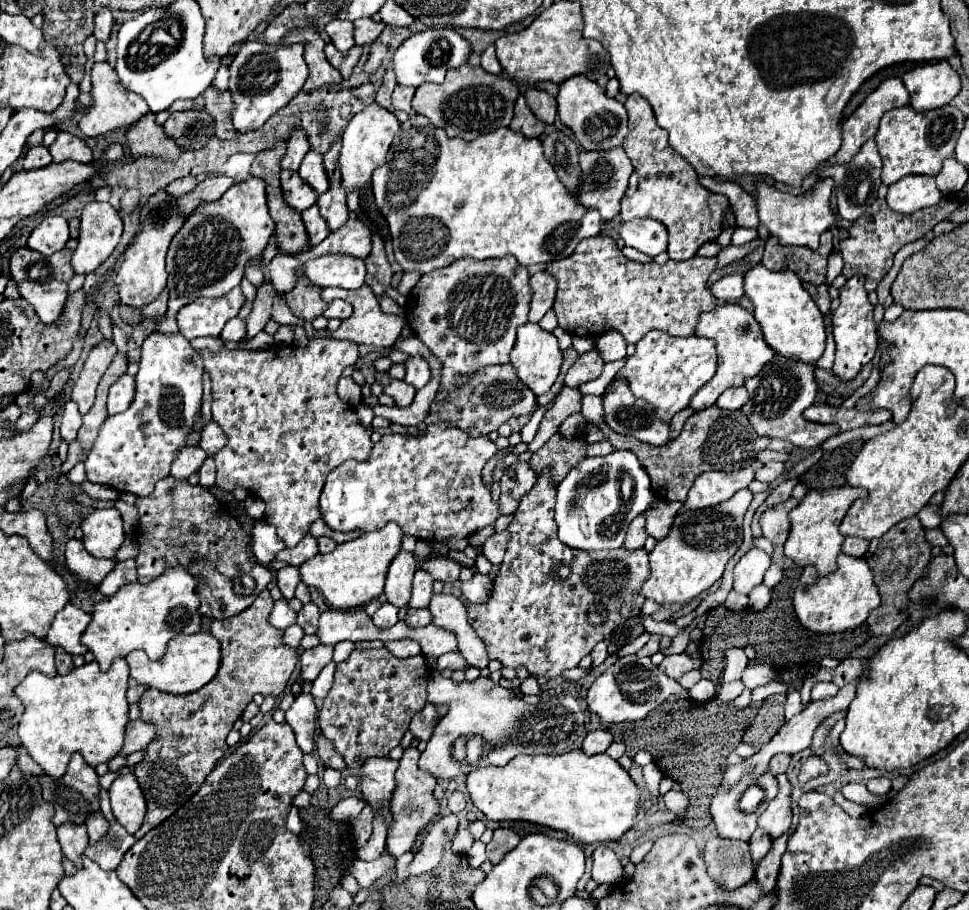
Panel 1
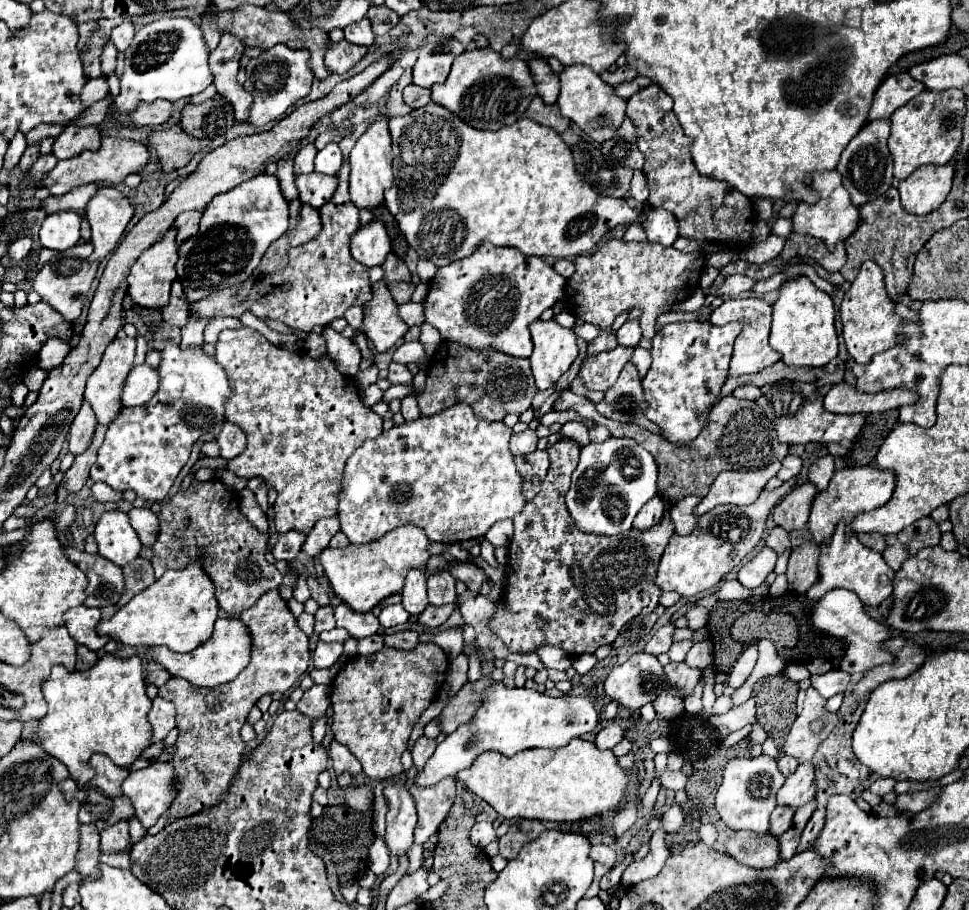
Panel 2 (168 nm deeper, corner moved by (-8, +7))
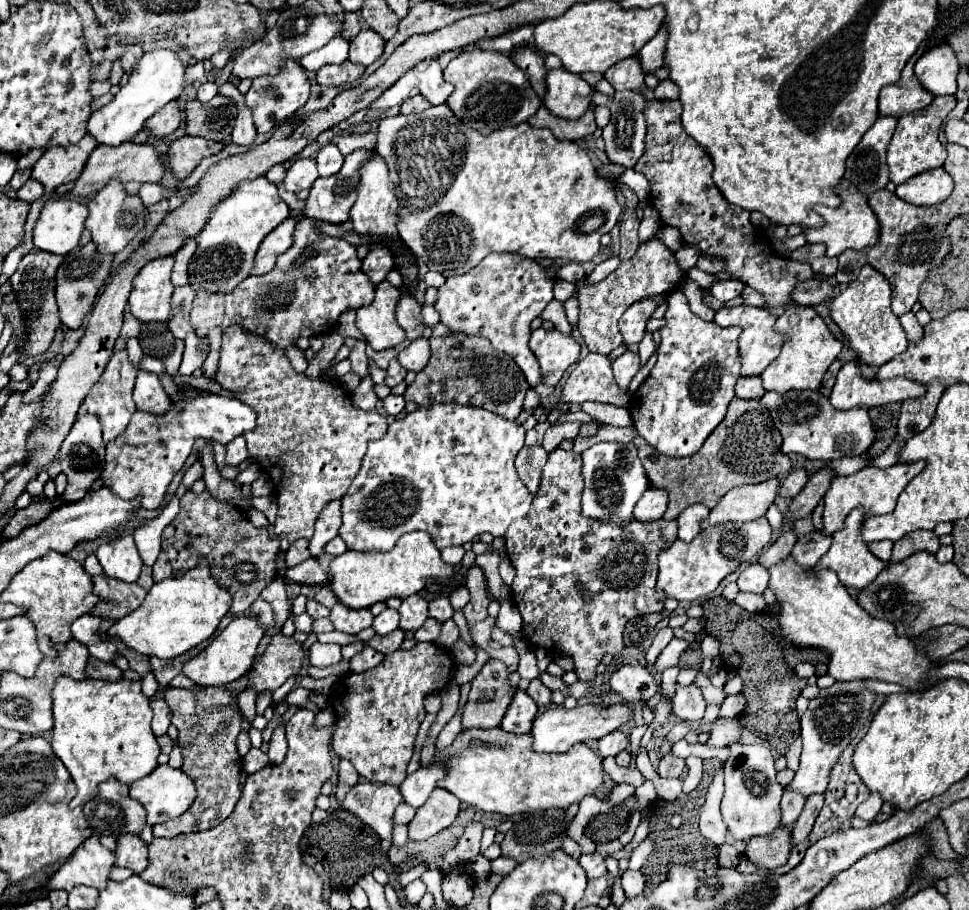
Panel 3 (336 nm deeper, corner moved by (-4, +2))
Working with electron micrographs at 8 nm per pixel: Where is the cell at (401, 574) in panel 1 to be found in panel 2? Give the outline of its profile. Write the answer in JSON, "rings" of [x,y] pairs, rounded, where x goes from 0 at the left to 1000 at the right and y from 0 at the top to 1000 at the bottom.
{"rings":[[[423,625],[415,647],[415,665],[423,676],[431,676],[442,665],[440,658],[440,632],[433,625]]]}

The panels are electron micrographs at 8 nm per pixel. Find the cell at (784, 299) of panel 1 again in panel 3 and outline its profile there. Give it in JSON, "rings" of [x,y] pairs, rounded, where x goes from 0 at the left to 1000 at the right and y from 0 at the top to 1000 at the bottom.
{"rings":[[[836,336],[811,338],[811,343],[803,349],[799,360],[811,365],[813,376],[809,376],[803,393],[799,398],[795,398],[793,404],[784,411],[786,418],[788,418],[788,426],[801,429],[805,433],[815,431],[815,429],[830,429],[830,426],[844,429],[848,424],[848,415],[850,415],[854,402],[867,389],[869,376],[854,363],[850,352]]]}

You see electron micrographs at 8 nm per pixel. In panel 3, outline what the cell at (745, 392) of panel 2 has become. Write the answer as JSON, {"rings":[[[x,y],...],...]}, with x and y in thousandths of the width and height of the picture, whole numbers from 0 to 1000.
{"rings":[[[764,413],[760,420],[762,437],[786,437],[791,433],[784,413]]]}

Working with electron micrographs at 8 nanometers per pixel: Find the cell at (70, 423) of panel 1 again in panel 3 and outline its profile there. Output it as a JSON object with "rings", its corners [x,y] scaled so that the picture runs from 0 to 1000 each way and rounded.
{"rings":[[[83,455],[68,479],[68,484],[62,490],[62,497],[58,503],[64,508],[64,519],[70,523],[70,534],[66,538],[66,552],[80,552],[89,545],[97,527],[103,525],[103,516],[107,516],[107,499],[109,499],[109,488],[105,484],[105,468],[99,457],[95,455]]]}

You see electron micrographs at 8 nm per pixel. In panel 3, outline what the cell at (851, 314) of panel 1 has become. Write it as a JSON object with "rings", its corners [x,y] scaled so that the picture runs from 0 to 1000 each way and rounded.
{"rings":[[[894,290],[888,297],[888,303],[857,330],[857,349],[867,358],[871,369],[877,374],[879,385],[883,385],[885,393],[896,402],[910,402],[937,382],[937,371],[929,358],[927,347],[918,338],[918,327],[918,310],[906,297]]]}

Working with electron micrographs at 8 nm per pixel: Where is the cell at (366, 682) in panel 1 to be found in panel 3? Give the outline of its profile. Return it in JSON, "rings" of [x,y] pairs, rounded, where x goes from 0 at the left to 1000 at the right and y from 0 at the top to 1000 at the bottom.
{"rings":[[[431,705],[423,714],[409,714],[396,723],[394,730],[388,734],[374,738],[374,741],[359,741],[355,743],[347,758],[341,765],[341,774],[347,782],[347,802],[343,809],[343,822],[351,833],[357,833],[365,840],[369,851],[378,855],[380,859],[392,859],[392,862],[407,862],[413,864],[419,855],[419,844],[425,833],[425,822],[429,813],[429,804],[440,787],[438,780],[438,765],[452,760],[458,756],[464,747],[464,738],[469,736],[469,727],[464,716],[460,712],[446,708],[446,705]]]}

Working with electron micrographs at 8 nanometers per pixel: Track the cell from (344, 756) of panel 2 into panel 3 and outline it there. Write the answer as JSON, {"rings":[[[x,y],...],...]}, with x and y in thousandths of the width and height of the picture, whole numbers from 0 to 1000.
{"rings":[[[351,835],[351,848],[349,848],[349,868],[347,868],[347,877],[349,877],[349,884],[353,886],[355,881],[355,875],[359,873],[359,868],[363,864],[367,864],[372,859],[372,851],[365,846],[363,837],[361,835]]]}

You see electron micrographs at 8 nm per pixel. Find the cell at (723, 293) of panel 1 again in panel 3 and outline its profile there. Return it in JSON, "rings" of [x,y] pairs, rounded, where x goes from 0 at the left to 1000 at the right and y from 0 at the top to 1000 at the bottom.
{"rings":[[[743,308],[733,314],[733,323],[743,332],[751,332],[751,330],[764,325],[766,319],[768,319],[768,312],[764,308]]]}

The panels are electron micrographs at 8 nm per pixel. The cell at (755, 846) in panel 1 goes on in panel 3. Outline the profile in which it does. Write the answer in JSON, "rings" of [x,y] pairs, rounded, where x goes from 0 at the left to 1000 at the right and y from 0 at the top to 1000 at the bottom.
{"rings":[[[809,868],[807,875],[807,908],[817,908],[830,888],[832,875],[819,868]]]}

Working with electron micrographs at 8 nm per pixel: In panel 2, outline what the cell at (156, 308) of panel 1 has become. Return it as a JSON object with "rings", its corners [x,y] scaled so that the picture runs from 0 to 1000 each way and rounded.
{"rings":[[[180,309],[178,311],[178,320],[175,320],[175,333],[165,340],[167,344],[167,351],[175,357],[182,357],[182,359],[190,359],[196,344],[194,344],[194,333],[190,331],[190,320],[188,320],[188,313],[186,309]]]}

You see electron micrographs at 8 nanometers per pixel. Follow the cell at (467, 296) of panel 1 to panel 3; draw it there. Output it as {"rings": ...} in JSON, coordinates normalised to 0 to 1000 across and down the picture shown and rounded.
{"rings":[[[504,279],[491,295],[477,303],[466,303],[460,308],[456,316],[452,316],[452,332],[448,334],[454,343],[454,354],[460,356],[466,363],[485,367],[485,369],[497,369],[508,376],[508,380],[524,391],[530,393],[530,398],[539,404],[545,422],[553,426],[559,420],[557,402],[553,398],[553,391],[545,382],[547,371],[547,354],[557,347],[557,343],[563,338],[563,334],[572,327],[570,323],[572,308],[568,308],[557,290],[553,290],[547,284],[541,284],[537,279]]]}

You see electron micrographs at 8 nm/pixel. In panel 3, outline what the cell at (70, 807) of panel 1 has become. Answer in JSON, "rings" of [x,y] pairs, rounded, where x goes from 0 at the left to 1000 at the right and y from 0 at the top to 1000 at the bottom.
{"rings":[[[114,855],[107,862],[103,862],[101,875],[97,875],[93,881],[87,884],[87,895],[91,899],[91,908],[95,910],[95,916],[101,919],[103,925],[109,927],[114,934],[118,934],[120,921],[124,916],[144,916],[147,910],[151,908],[149,886],[144,886],[144,881],[134,877],[132,864],[124,862],[120,855]]]}

